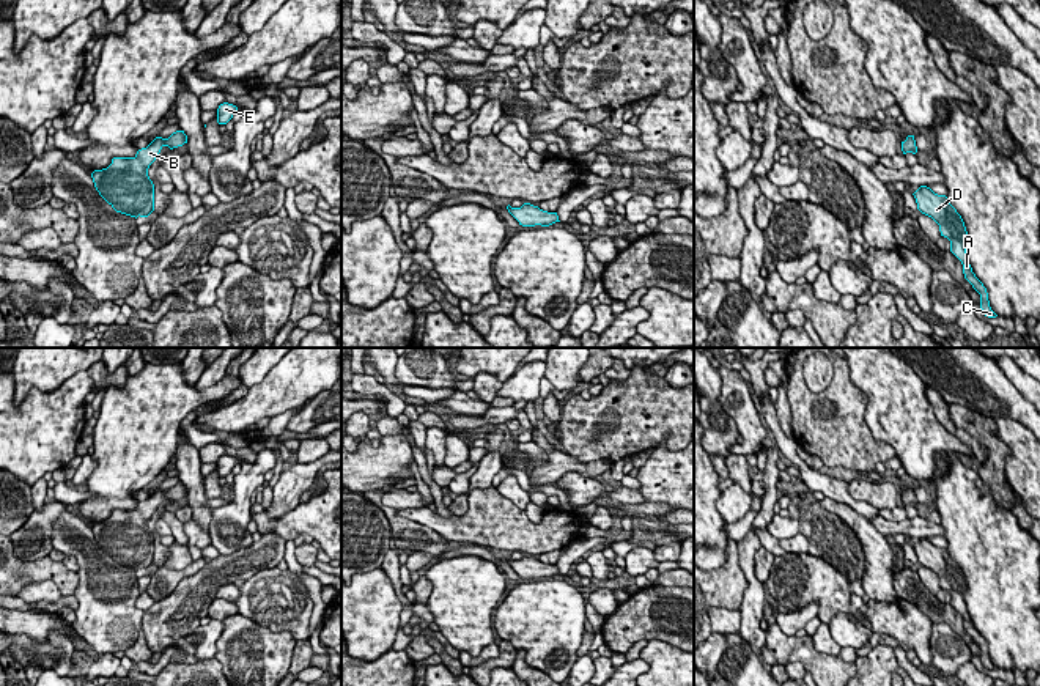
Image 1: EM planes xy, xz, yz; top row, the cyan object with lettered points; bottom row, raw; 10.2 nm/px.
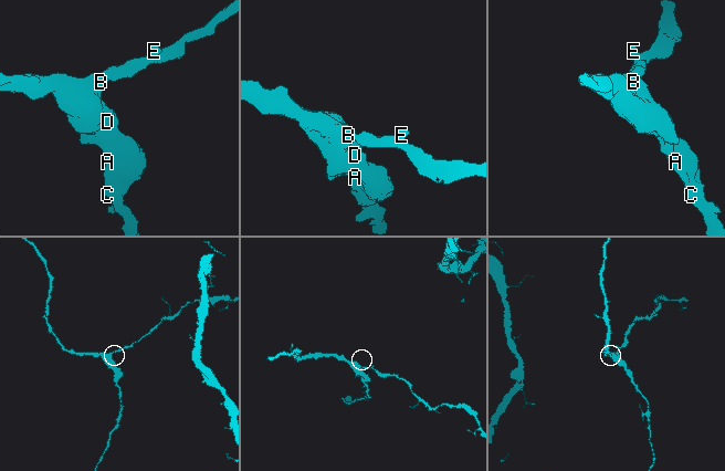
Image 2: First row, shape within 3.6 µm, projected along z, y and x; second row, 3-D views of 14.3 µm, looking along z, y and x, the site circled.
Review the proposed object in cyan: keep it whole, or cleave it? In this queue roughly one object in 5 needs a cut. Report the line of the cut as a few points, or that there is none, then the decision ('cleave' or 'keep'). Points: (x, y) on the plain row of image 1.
cut none; keep

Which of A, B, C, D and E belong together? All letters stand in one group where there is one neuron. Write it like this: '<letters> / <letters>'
A B C D E

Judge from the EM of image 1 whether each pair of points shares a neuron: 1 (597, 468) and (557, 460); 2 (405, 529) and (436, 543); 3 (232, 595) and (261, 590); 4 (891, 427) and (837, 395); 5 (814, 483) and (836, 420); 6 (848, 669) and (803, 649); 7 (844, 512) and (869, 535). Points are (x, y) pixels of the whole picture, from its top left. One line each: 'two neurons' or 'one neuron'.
1: one neuron
2: one neuron
3: two neurons
4: two neurons
5: two neurons
6: one neuron
7: one neuron

